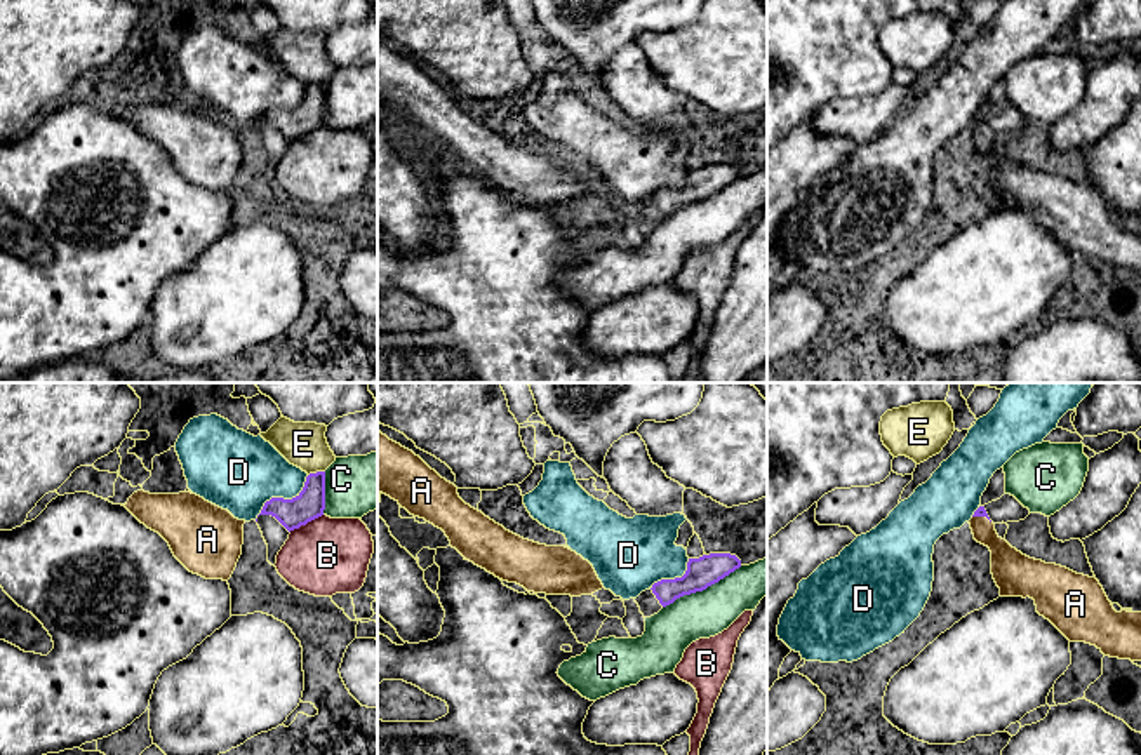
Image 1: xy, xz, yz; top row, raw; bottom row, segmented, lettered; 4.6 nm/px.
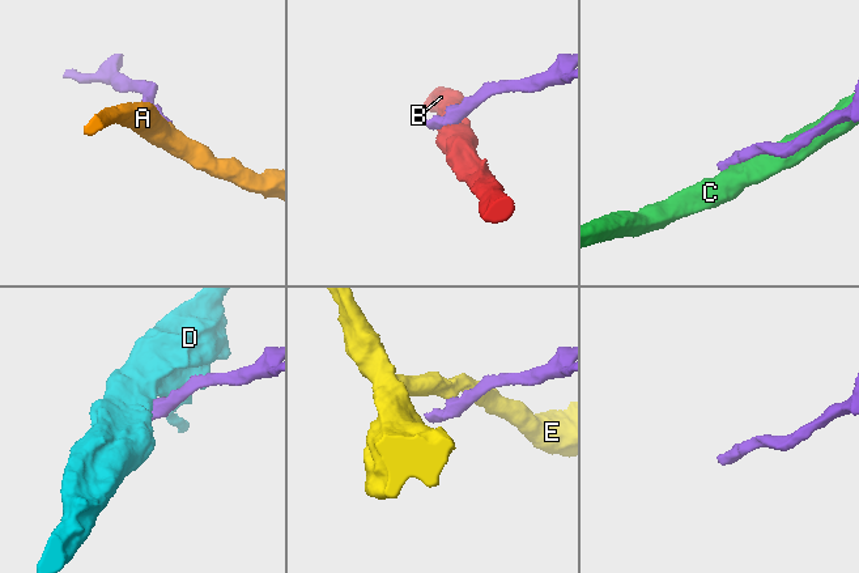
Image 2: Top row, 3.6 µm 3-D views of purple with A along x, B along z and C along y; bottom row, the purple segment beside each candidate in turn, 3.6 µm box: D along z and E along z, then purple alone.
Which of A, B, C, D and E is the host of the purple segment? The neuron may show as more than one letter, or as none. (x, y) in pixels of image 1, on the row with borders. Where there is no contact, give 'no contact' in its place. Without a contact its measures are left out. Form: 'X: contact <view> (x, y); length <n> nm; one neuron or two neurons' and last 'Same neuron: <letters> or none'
A: contact yz (981, 515); length 90 nm; one neuron
B: contact xy (305, 524); length 180 nm; two neurons
C: contact xz (701, 590); length 420 nm; two neurons
D: contact xy (282, 498); length 320 nm; two neurons
E: contact xy (317, 472); length 80 nm; two neurons
Same neuron: A

